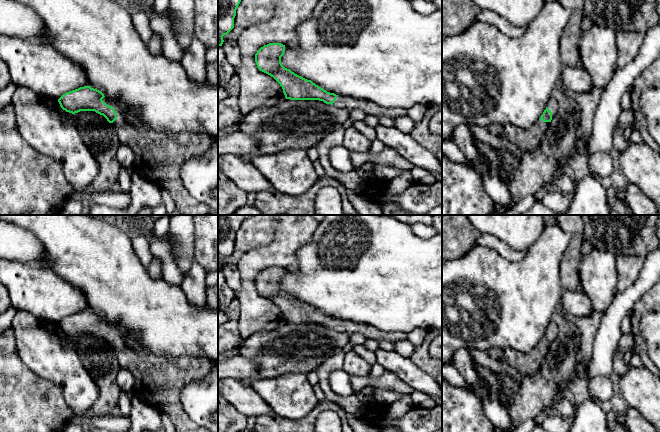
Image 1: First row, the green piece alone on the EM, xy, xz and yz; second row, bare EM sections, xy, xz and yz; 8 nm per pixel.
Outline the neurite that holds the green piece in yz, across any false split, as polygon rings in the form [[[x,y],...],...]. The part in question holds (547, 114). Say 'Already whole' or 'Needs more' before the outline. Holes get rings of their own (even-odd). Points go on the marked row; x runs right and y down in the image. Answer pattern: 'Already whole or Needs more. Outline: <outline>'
Needs more. Outline: [[[551,97],[540,119],[529,129],[524,130],[510,124],[505,125],[505,139],[525,152],[537,149],[540,146],[542,136],[546,133],[551,120],[556,115],[557,109],[557,102]]]

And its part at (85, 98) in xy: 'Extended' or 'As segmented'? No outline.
Extended

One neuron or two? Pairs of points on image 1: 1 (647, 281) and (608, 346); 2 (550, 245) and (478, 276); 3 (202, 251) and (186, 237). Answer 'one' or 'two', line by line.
1: one
2: one
3: two

